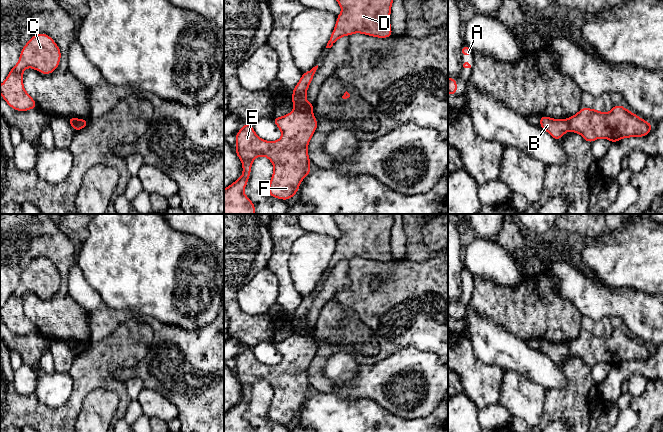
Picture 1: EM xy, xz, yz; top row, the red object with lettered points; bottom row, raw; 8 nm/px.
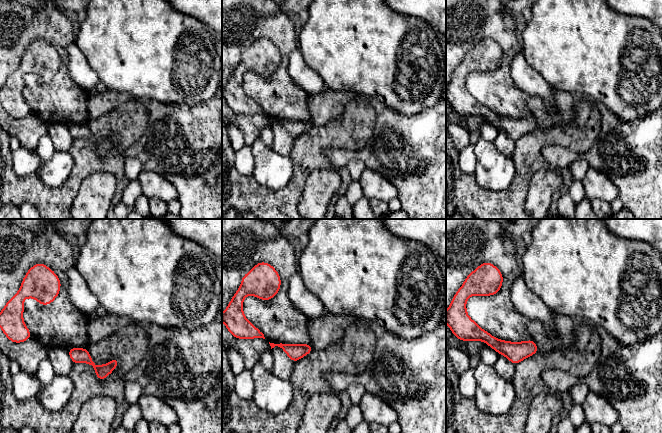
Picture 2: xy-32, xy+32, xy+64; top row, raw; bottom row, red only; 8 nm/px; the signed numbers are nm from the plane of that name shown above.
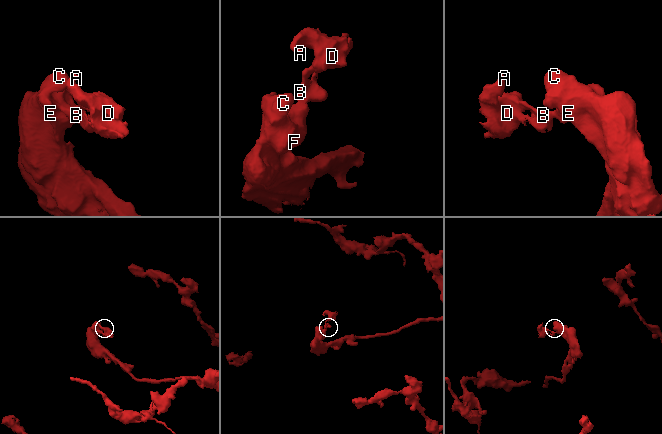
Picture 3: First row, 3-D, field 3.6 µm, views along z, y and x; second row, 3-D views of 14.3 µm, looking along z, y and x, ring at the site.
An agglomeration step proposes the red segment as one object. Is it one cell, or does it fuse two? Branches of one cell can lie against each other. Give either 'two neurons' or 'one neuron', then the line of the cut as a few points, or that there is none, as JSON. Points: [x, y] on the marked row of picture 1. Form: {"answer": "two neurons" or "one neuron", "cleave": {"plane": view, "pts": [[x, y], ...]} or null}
{"answer": "two neurons", "cleave": {"plane": "xz", "pts": [[294, 109], [311, 112]]}}

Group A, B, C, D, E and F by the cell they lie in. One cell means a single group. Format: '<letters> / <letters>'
A B D / C E F

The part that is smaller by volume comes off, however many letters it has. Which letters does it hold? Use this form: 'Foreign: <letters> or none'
Foreign: A, B, D

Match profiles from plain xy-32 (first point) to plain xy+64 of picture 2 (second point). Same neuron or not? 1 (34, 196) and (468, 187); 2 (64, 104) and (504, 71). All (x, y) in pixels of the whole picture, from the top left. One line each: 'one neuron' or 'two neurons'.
1: one neuron
2: one neuron

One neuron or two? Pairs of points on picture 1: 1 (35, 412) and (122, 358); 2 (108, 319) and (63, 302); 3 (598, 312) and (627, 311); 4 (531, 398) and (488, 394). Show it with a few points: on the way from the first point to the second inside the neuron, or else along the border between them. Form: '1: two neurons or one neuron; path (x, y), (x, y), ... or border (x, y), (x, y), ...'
1: one neuron; path (58, 413), (99, 372)
2: two neurons; border (88, 313), (89, 337)
3: one neuron; path (605, 310), (620, 310)
4: two neurons; border (505, 372), (502, 378), (501, 395), (498, 402)

